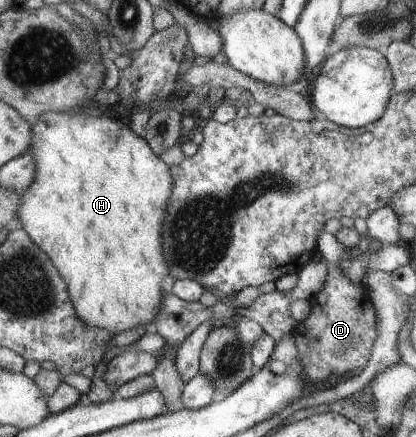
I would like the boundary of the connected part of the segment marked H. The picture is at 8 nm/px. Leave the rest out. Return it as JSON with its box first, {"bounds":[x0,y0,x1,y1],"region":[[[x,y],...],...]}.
{"bounds":[19,112,174,335],"region":[[[44,112],[36,123],[32,125],[34,133],[33,146],[29,149],[35,161],[35,178],[32,185],[24,190],[21,195],[21,207],[19,219],[22,229],[29,233],[32,240],[49,256],[60,277],[66,284],[70,303],[74,306],[76,315],[87,326],[106,330],[112,335],[133,330],[139,326],[148,326],[158,317],[161,311],[163,298],[163,280],[170,278],[169,261],[163,255],[162,227],[166,219],[166,209],[170,201],[174,178],[170,173],[169,166],[152,151],[149,143],[131,131],[129,125],[122,124],[116,118],[86,117],[86,115],[69,115],[68,112]]]}

